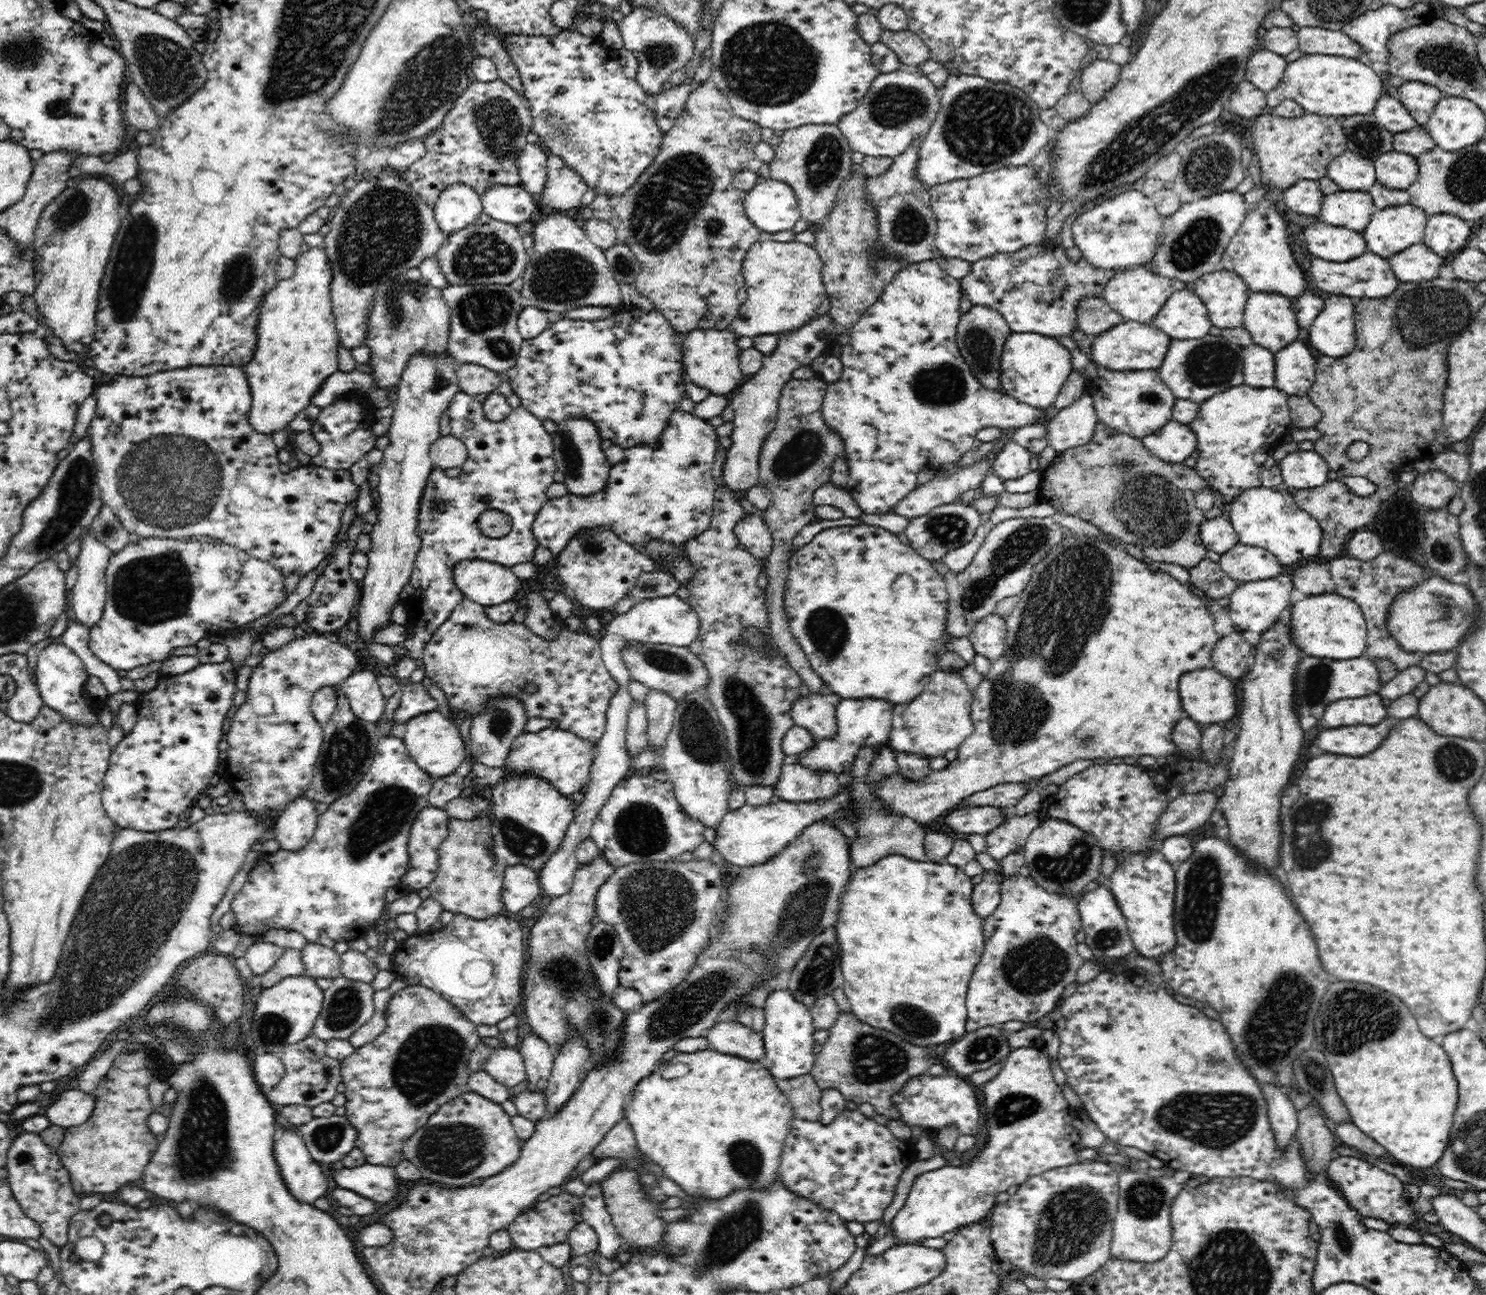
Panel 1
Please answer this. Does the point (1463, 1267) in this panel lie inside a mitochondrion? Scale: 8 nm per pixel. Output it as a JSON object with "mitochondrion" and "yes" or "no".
{"mitochondrion":"no"}

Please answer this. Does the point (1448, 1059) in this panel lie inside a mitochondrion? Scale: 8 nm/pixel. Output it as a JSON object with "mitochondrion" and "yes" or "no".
{"mitochondrion":"no"}

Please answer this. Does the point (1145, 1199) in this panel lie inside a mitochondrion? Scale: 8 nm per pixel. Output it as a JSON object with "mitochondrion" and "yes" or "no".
{"mitochondrion":"yes"}

